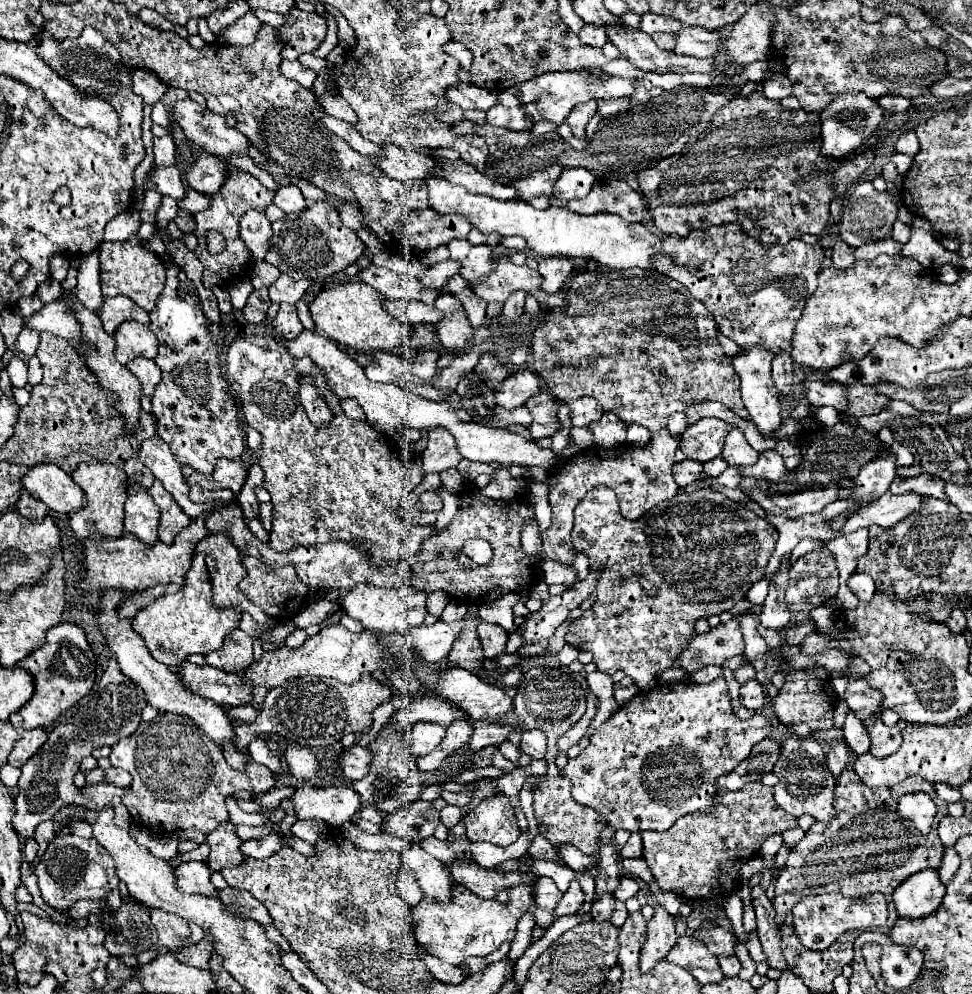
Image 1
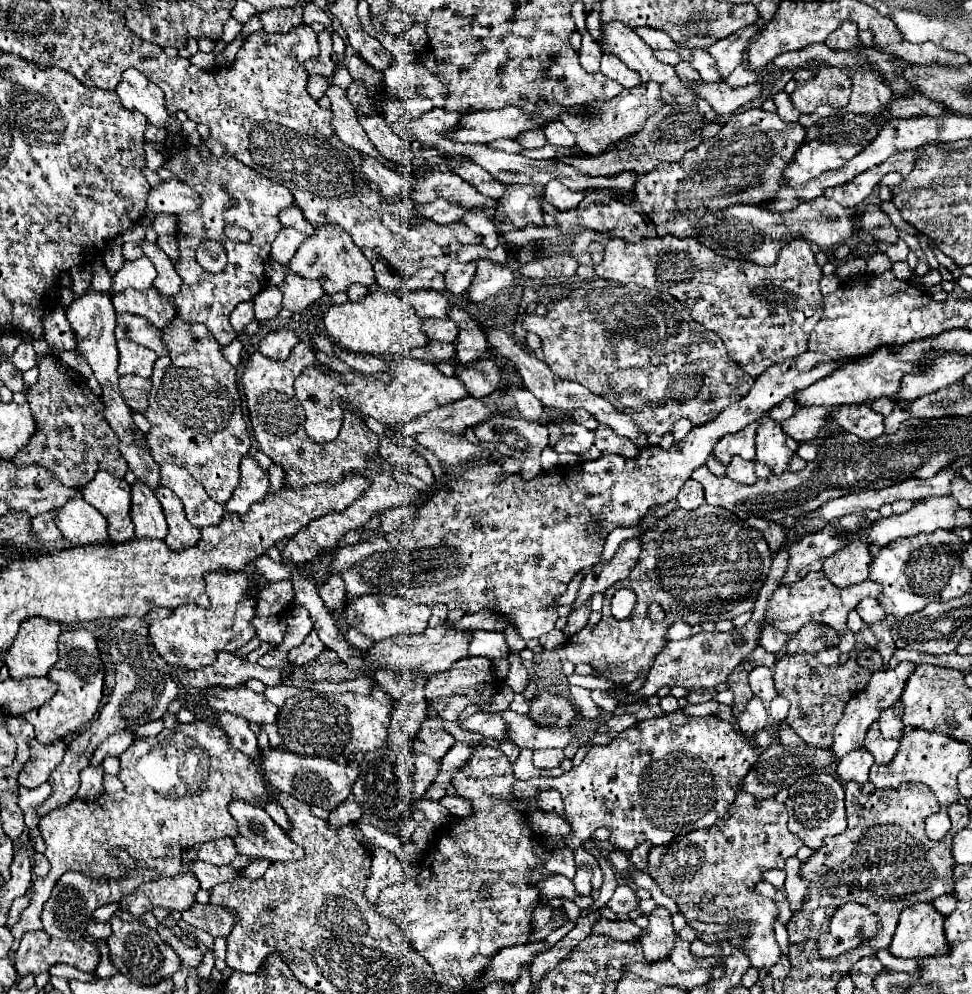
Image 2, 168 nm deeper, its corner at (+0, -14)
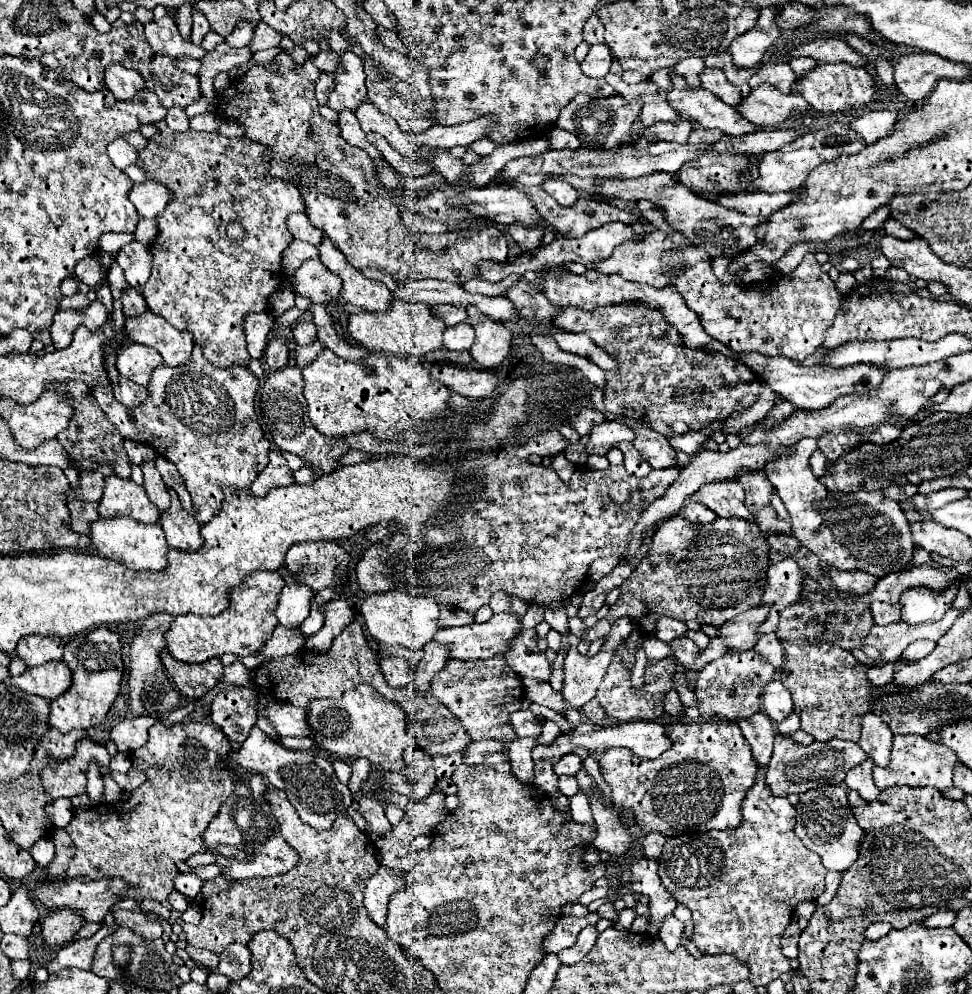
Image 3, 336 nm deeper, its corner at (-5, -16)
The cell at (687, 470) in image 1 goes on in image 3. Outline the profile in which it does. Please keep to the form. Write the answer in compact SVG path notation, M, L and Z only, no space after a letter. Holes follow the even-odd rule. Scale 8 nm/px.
M691 502L687 508L683 508L683 516L687 520L691 520L693 524L711 524L717 520L715 512L711 512L707 506L703 506L701 502Z

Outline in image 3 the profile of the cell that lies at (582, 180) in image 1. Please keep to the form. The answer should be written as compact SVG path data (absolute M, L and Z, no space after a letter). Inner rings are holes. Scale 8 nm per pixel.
M547 180L547 182L543 182L543 190L547 194L551 194L561 206L573 206L575 200L579 198L577 190L571 184L567 184L565 180Z

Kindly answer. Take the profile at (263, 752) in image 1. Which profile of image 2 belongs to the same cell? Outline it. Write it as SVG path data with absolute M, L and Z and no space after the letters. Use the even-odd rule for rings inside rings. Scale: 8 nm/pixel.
M220 712L216 714L216 718L218 718L218 726L228 734L230 744L242 750L246 756L250 756L252 762L258 762L258 742L252 730L248 728L248 722L230 712Z

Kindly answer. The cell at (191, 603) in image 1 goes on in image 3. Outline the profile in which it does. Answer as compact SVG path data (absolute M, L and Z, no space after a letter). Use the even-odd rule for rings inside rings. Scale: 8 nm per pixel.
M257 571L251 574L243 584L233 588L231 606L219 616L195 616L183 614L173 620L169 632L165 634L167 648L173 658L181 662L203 662L221 654L257 654L263 644L271 638L273 628L277 626L275 606L283 590L283 576L277 571Z

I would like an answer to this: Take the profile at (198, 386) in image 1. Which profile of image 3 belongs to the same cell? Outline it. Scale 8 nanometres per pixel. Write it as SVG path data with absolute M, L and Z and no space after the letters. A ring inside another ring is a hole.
M195 344L191 364L181 368L157 366L153 370L147 400L133 410L113 398L111 384L95 386L93 394L121 438L143 442L177 466L191 494L195 520L207 524L219 514L225 488L249 488L269 464L271 444L253 408L257 388L259 380L249 368L215 368L205 360L201 346Z

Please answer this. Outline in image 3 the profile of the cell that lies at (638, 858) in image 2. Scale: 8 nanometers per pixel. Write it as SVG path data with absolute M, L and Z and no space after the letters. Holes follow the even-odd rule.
M649 832L643 840L643 850L647 858L659 858L661 856L661 848L665 844L667 836L663 836L661 832Z

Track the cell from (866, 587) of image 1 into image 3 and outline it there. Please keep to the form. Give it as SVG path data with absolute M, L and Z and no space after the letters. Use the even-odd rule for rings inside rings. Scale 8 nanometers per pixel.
M879 602L879 604L871 604L871 614L875 624L879 626L887 626L893 622L901 620L901 606L899 604L887 604L887 602Z

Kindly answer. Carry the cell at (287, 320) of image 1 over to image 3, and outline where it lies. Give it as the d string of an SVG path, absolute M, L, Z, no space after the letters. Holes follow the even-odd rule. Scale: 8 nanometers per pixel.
M275 338L269 342L269 346L265 348L265 362L271 370L279 370L285 368L289 362L289 350L283 338Z

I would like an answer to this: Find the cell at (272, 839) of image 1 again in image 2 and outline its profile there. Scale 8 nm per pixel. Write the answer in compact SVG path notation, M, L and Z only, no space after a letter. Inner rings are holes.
M204 860L184 862L184 868L198 878L198 882L200 882L200 886L202 886L204 890L210 890L214 884L234 880L234 878L238 878L238 876L244 872L244 868L236 868L236 866L232 866L232 864L214 866L214 864L208 864L208 862L204 862Z

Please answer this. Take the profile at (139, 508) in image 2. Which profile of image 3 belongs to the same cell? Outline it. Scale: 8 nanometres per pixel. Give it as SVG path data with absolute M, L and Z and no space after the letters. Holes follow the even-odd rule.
M147 460L141 464L141 470L145 474L145 490L147 490L147 496L149 500L159 508L159 510L165 510L169 506L169 492L167 492L167 486L163 484L163 478L159 476L157 468L155 468L155 462L153 460Z

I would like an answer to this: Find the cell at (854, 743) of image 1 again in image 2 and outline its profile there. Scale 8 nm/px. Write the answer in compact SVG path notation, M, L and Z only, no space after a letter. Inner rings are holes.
M860 748L860 750L854 750L850 754L846 754L840 762L838 762L838 778L844 780L844 782L868 782L868 770L870 766L874 764L874 758L872 754L866 750L866 748Z

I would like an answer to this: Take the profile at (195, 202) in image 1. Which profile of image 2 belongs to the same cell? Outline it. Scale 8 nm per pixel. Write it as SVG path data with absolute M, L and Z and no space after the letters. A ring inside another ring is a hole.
M162 214L162 216L158 216L158 218L152 222L152 230L154 230L158 236L174 234L174 230L178 230L178 218L176 218L174 214Z

